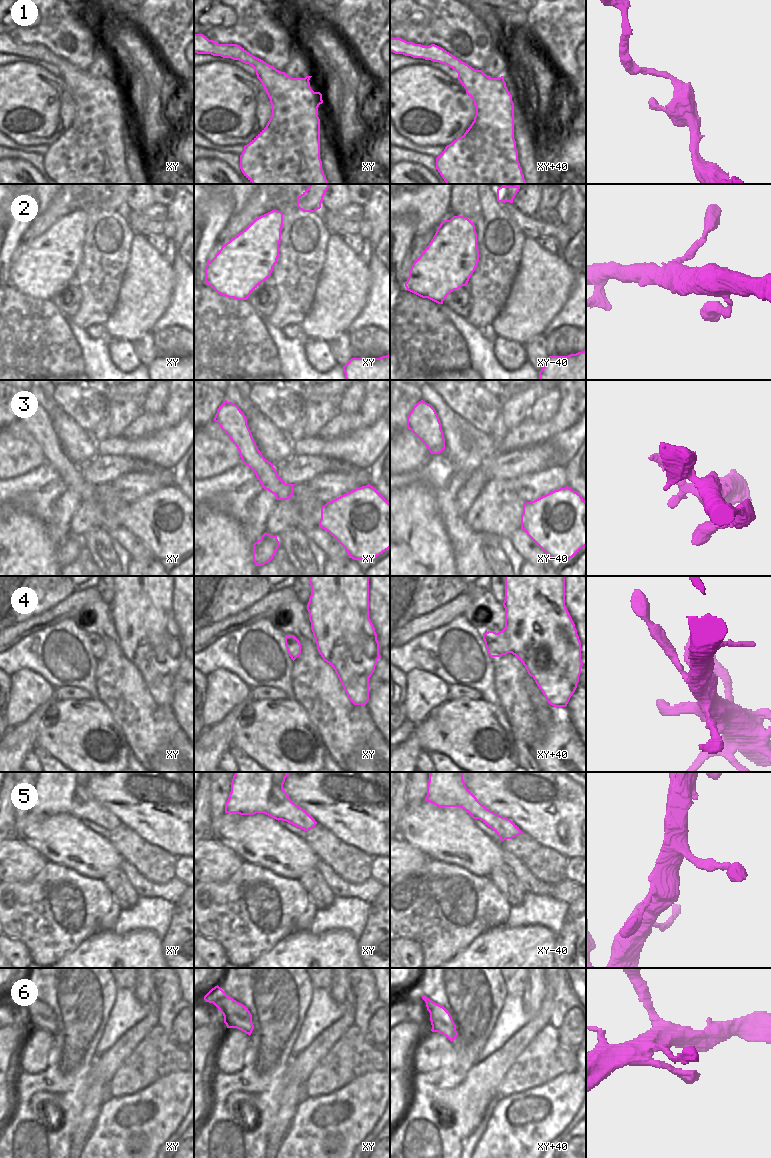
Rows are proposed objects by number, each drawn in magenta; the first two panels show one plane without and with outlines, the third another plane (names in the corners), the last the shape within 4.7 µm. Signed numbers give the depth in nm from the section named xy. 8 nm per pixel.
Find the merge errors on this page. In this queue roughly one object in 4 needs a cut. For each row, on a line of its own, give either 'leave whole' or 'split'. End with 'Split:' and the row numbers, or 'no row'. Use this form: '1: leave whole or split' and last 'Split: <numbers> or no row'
1: leave whole
2: leave whole
3: leave whole
4: leave whole
5: leave whole
6: leave whole
Split: no row

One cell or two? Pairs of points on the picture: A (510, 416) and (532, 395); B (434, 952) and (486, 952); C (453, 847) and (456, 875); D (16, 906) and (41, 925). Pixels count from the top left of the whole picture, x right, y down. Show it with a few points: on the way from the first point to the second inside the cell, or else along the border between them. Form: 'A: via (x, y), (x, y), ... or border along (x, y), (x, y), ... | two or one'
A: via (515, 411), (527, 399) | one
B: border along (478, 935), (465, 948), (452, 957) | two
C: border along (432, 859), (457, 864), (477, 874) | two
D: via (22, 907), (35, 919) | one

